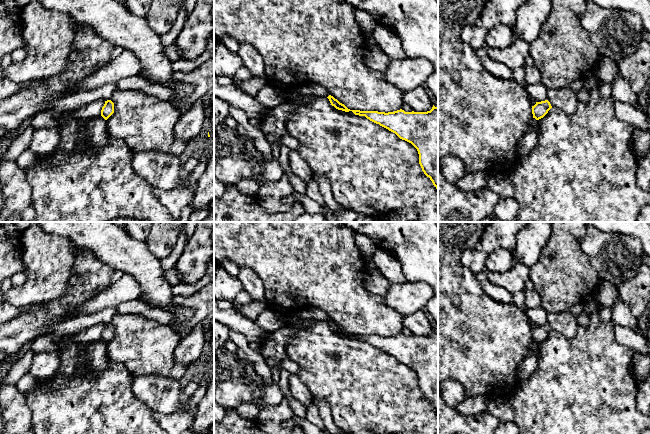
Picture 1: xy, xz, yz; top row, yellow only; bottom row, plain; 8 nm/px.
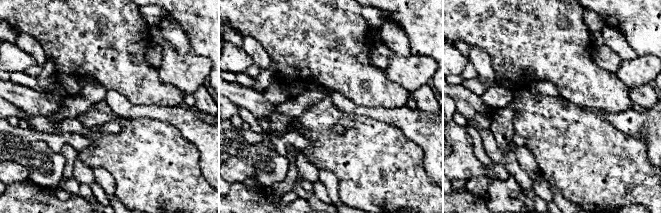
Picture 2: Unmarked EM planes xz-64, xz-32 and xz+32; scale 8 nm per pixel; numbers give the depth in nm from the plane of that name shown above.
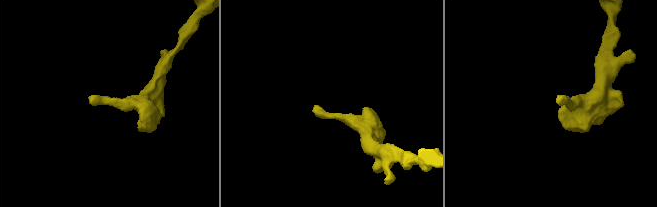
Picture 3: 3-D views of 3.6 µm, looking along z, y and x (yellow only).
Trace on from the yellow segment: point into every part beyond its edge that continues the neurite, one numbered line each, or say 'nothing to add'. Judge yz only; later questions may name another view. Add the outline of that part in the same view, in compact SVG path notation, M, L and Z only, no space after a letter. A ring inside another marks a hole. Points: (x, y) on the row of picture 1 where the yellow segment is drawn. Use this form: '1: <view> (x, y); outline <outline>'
nothing to add

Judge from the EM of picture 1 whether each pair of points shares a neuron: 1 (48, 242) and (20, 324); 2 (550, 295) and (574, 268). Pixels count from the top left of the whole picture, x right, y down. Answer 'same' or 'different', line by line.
1: different
2: same

